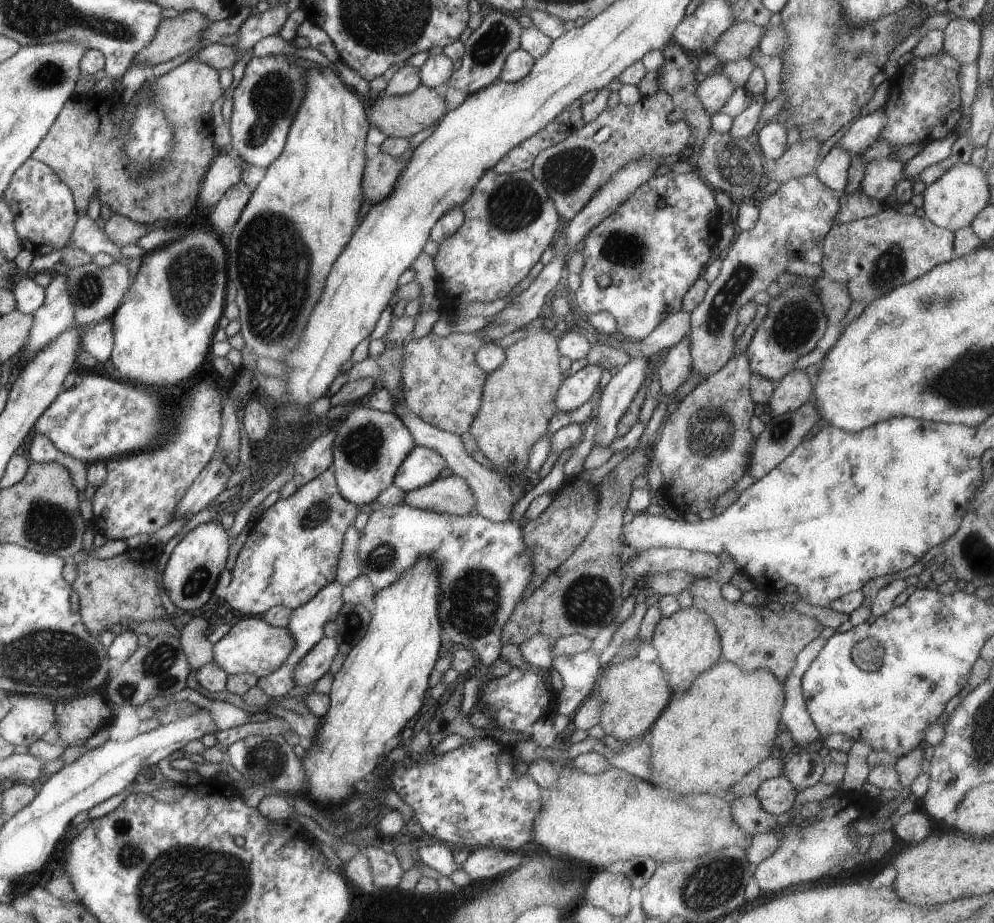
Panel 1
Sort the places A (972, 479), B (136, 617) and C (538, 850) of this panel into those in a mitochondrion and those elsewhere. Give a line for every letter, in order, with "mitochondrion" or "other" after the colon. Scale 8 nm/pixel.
A: other
B: other
C: other

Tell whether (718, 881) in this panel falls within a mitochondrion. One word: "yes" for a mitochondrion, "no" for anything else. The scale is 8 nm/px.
yes

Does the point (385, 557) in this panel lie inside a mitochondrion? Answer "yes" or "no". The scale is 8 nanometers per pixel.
yes

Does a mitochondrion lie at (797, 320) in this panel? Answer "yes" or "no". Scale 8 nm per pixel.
yes

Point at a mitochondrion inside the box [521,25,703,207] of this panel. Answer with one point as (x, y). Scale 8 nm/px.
(564, 171)

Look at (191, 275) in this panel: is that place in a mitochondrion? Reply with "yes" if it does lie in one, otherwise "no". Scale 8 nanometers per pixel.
yes

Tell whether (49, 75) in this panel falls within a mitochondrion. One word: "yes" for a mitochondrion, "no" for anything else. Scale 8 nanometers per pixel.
yes

